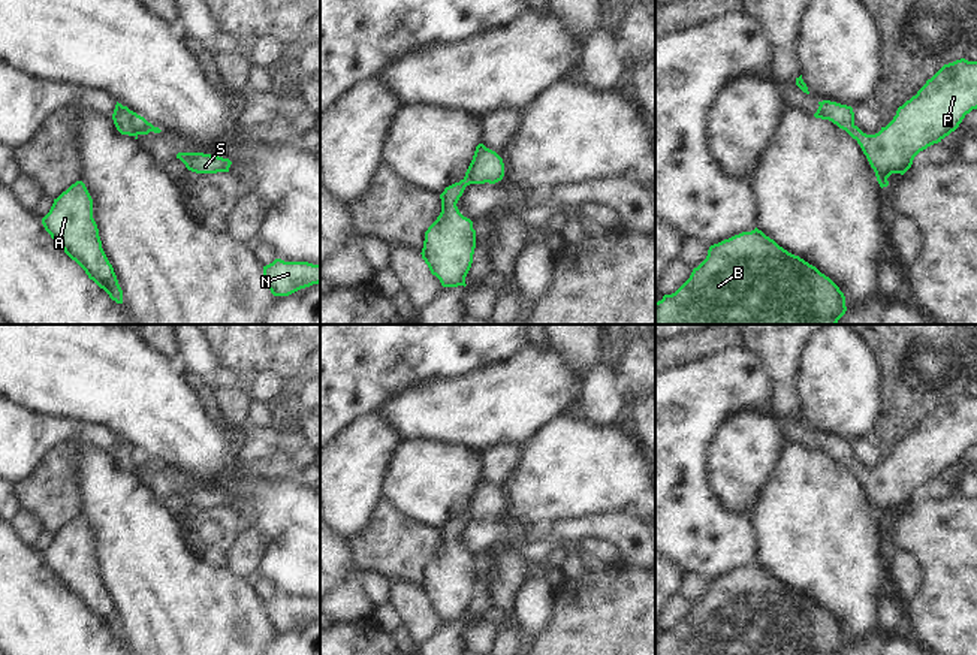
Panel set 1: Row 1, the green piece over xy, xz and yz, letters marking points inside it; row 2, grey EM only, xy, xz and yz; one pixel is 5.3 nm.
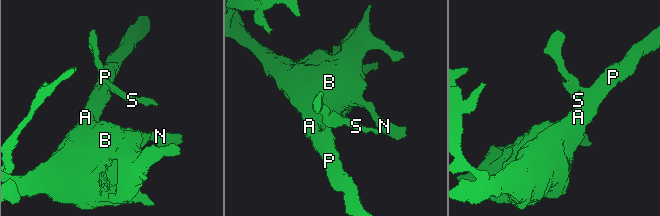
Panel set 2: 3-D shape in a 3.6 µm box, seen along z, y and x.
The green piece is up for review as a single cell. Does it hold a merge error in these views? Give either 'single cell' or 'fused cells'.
single cell

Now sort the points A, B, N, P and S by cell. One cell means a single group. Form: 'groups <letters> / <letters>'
groups A B N P S

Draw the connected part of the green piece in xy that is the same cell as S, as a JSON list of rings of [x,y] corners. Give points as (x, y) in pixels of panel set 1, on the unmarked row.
[[[178,488],[177,493],[180,493],[189,505],[196,508],[229,507],[232,499],[229,493],[203,488]]]

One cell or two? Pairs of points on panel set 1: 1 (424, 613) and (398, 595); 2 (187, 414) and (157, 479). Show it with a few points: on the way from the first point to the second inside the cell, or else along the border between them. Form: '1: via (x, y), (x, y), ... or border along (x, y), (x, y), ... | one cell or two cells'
1: via (418, 612), (404, 598) | one cell
2: border along (162, 465), (187, 473), (196, 480) | two cells

